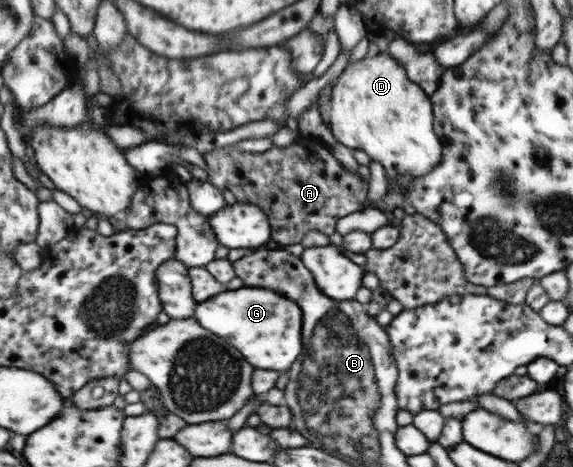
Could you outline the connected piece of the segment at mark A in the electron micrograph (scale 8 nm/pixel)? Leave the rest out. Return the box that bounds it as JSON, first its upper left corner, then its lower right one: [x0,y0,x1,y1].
[204,145,367,244]

